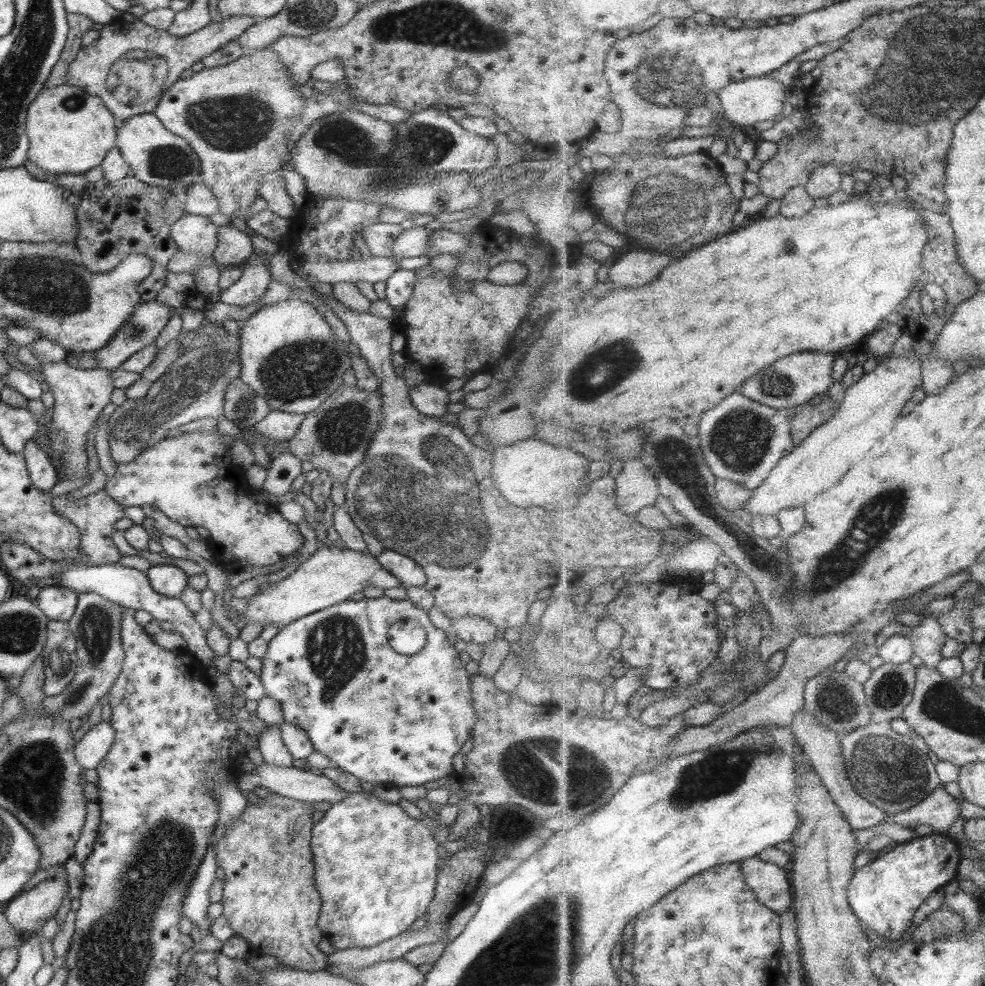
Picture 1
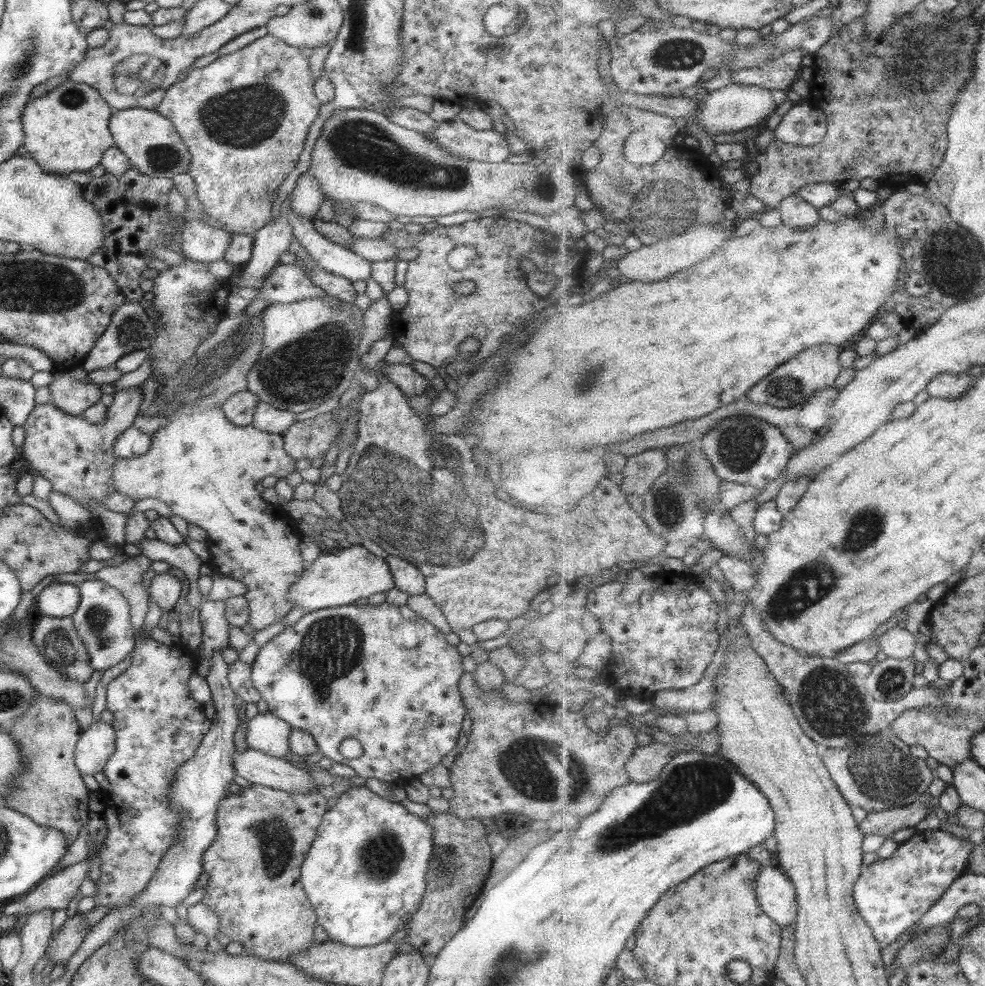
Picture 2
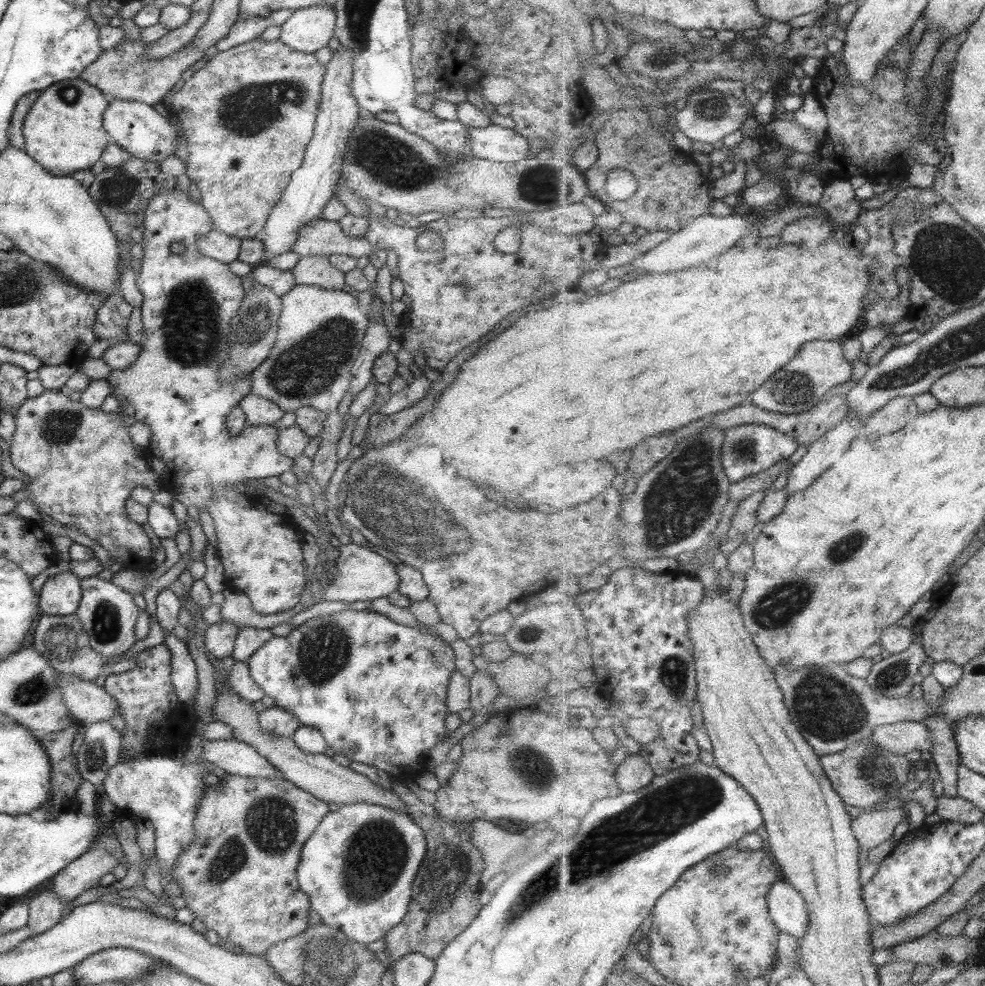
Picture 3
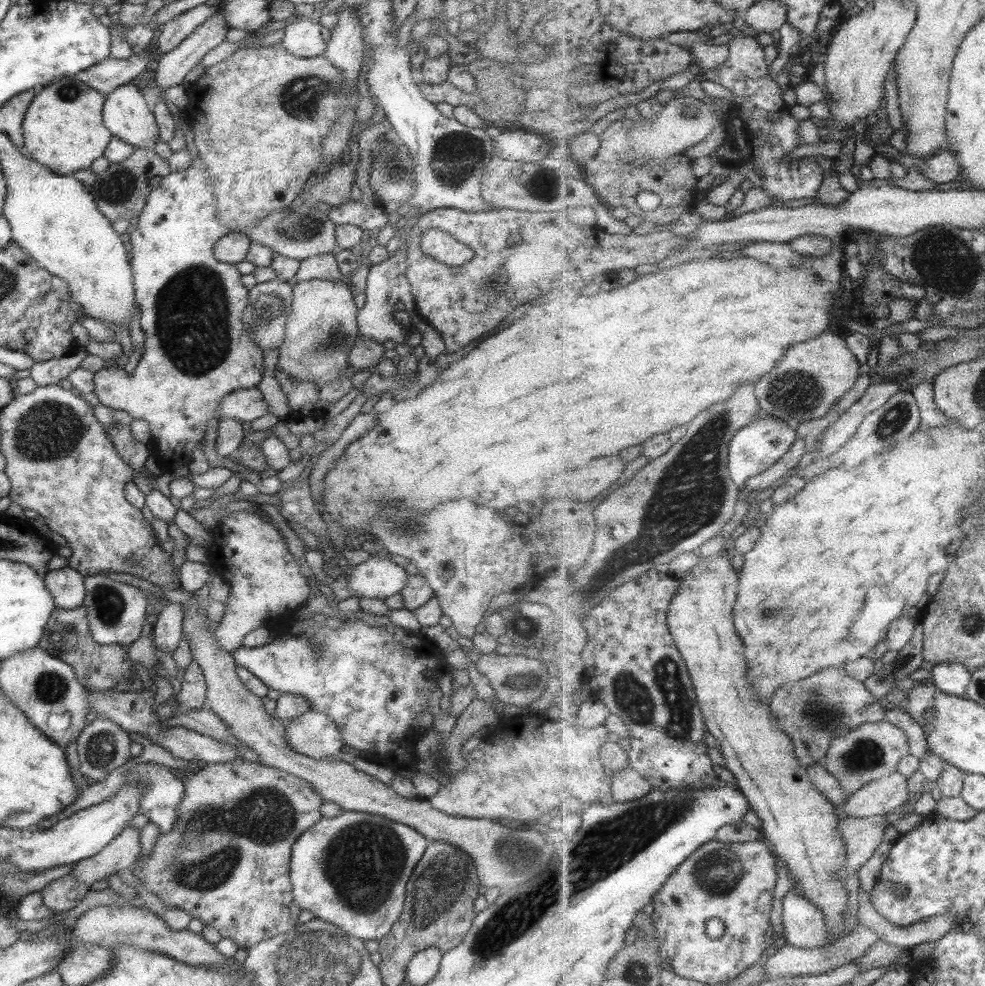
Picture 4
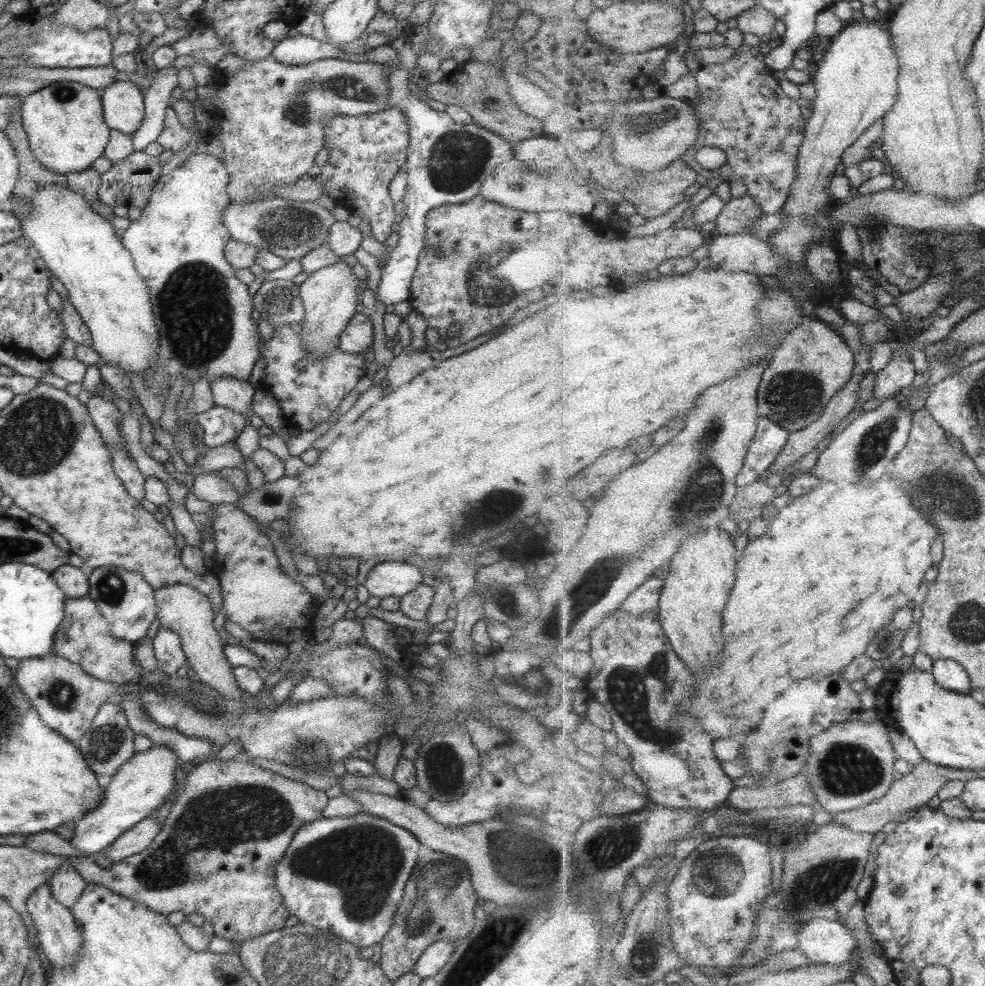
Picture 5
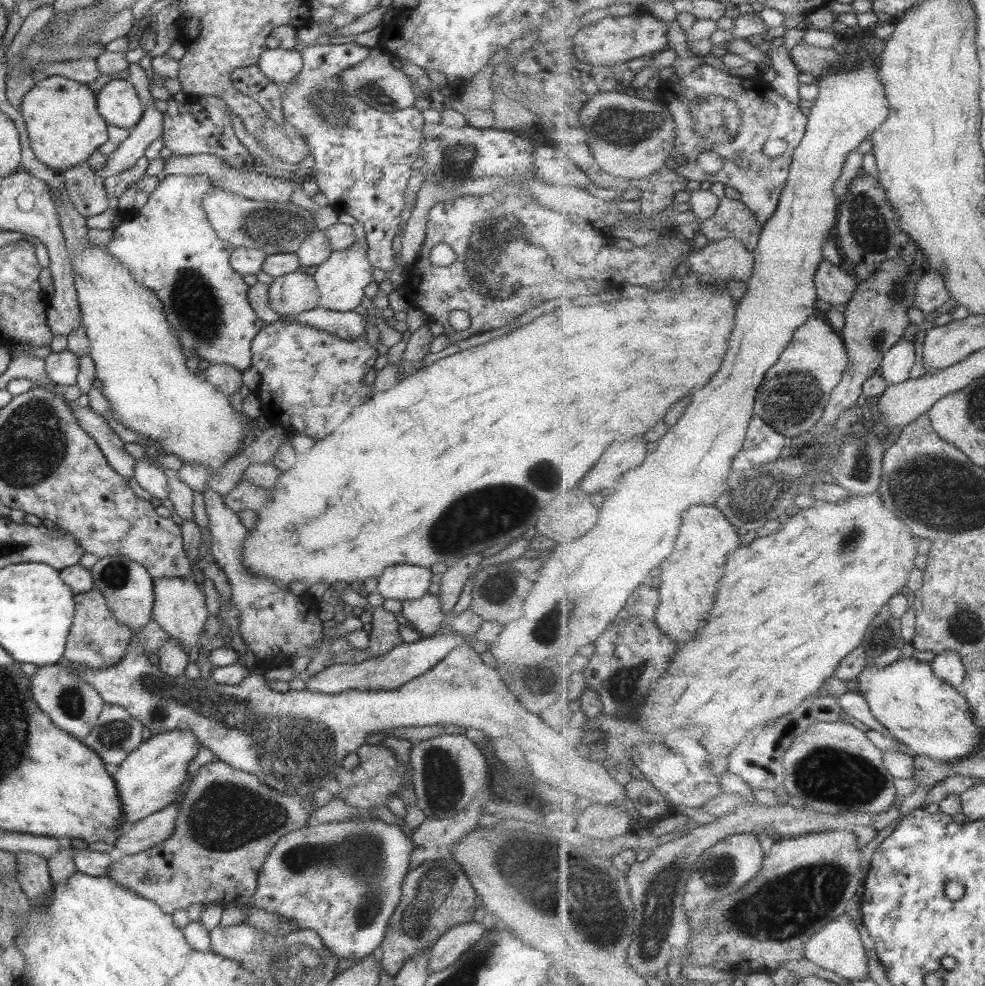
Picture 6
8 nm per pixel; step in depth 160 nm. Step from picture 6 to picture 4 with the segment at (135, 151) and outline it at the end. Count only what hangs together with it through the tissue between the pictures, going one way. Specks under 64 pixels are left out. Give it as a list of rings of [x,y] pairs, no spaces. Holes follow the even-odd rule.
[[[214,13],[173,50],[157,57],[153,63],[157,88],[164,92],[173,85],[181,84],[183,76],[200,62],[202,56],[224,40],[228,30],[224,23],[222,13]]]

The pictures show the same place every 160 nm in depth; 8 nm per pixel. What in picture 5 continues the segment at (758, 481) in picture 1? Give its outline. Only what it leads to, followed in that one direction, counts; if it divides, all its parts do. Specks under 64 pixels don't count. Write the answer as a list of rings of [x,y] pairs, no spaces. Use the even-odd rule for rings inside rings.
[[[761,417],[756,436],[745,457],[744,467],[736,476],[737,486],[744,487],[761,479],[761,474],[776,463],[791,433],[775,421]]]

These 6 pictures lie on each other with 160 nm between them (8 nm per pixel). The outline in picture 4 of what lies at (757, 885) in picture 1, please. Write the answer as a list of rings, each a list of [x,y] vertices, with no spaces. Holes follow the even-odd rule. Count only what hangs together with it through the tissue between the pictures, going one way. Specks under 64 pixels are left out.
[[[798,889],[789,892],[783,901],[784,934],[787,943],[799,948],[819,948],[830,944],[830,928],[825,915],[815,904],[803,897]]]

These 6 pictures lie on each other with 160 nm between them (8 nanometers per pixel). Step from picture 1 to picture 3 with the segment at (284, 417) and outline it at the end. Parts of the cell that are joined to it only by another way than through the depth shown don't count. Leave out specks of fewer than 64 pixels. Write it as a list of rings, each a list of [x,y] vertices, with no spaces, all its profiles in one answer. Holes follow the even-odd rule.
[[[251,392],[247,393],[237,405],[245,416],[245,426],[249,427],[273,426],[284,415],[284,411],[274,402]]]

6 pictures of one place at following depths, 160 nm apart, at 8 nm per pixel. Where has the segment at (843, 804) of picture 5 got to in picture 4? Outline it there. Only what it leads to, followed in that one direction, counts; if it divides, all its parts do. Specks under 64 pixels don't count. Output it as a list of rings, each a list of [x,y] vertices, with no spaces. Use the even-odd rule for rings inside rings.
[[[887,721],[876,723],[865,723],[845,736],[832,740],[828,754],[825,756],[827,764],[825,769],[839,778],[845,791],[851,795],[860,791],[865,785],[871,782],[886,778],[898,771],[900,761],[909,755],[909,742],[907,742],[905,730],[897,728]]]

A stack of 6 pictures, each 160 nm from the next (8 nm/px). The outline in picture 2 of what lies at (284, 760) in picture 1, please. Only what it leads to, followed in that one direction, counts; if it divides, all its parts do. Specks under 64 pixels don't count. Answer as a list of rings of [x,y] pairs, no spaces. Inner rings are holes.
[[[257,713],[246,722],[245,744],[249,749],[255,749],[275,758],[284,758],[289,751],[288,736],[290,724],[283,722],[271,713]]]

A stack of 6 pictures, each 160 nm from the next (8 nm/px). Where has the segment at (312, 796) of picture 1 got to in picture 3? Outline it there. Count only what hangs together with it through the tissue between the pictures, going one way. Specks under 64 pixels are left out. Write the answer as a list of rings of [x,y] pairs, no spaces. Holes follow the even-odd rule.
[[[233,738],[205,739],[201,742],[201,759],[217,766],[225,773],[245,778],[275,778],[281,780],[277,769],[248,744]]]

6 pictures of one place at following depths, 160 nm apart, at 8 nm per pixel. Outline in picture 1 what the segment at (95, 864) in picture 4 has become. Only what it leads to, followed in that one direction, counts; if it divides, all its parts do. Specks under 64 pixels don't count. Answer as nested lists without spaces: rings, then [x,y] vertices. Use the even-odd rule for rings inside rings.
[[[64,876],[45,879],[9,901],[4,912],[5,919],[21,936],[29,935],[36,932],[31,929],[33,924],[54,917],[67,893]]]

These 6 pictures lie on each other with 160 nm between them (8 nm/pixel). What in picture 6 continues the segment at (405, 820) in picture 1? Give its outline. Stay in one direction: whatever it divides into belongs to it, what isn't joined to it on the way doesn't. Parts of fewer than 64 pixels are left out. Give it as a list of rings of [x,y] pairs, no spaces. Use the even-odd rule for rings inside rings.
[[[377,819],[326,823],[289,832],[271,847],[255,874],[253,907],[287,917],[294,922],[295,928],[314,931],[336,960],[371,956],[380,946],[388,918],[398,904],[400,886],[410,868],[412,847],[409,833],[400,823],[384,824]]]

